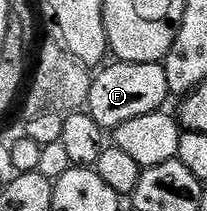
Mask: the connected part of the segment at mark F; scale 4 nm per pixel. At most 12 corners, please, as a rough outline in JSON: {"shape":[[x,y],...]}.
{"shape":[[112,62],[85,110],[104,129],[169,99],[163,63]]}

